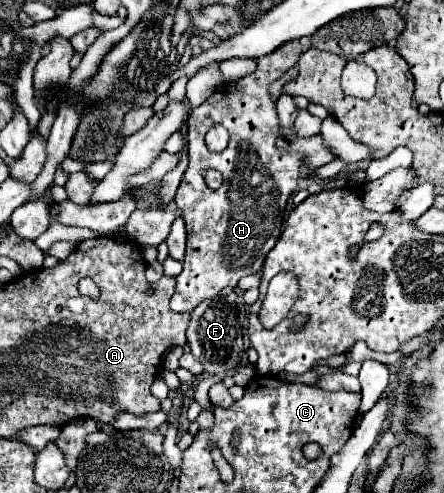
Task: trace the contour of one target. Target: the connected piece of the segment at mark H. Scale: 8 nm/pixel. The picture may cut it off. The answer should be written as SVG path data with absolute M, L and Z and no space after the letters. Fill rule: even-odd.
M291 40L273 50L273 54L261 56L257 60L257 70L237 82L221 84L197 110L191 112L187 126L187 148L189 148L189 168L183 174L181 186L175 196L177 208L183 212L183 220L187 226L187 252L183 258L183 272L177 276L177 288L171 298L173 312L191 312L203 300L217 296L223 288L233 288L243 276L255 274L261 270L269 250L275 246L281 234L283 212L289 196L299 184L299 172L303 166L303 158L297 152L285 152L277 146L277 138L281 138L281 124L277 116L277 106L269 94L271 84L283 76L285 70L297 64L301 54L301 42ZM223 124L229 130L229 146L223 152L211 152L205 146L205 134L209 126ZM217 170L223 174L223 184L219 190L211 190L205 184L203 172Z

